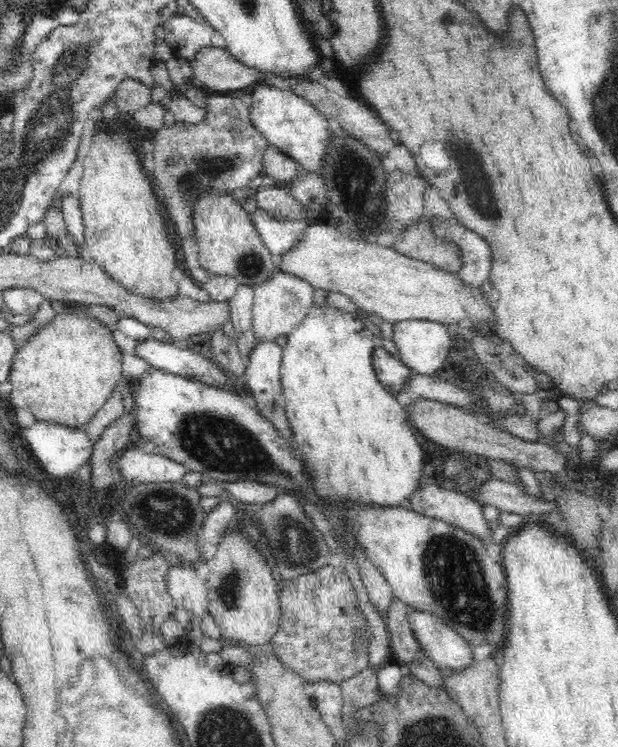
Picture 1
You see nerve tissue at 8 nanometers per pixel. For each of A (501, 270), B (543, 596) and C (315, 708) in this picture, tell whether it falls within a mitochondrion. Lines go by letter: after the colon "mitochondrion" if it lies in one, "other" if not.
A: other
B: other
C: other

